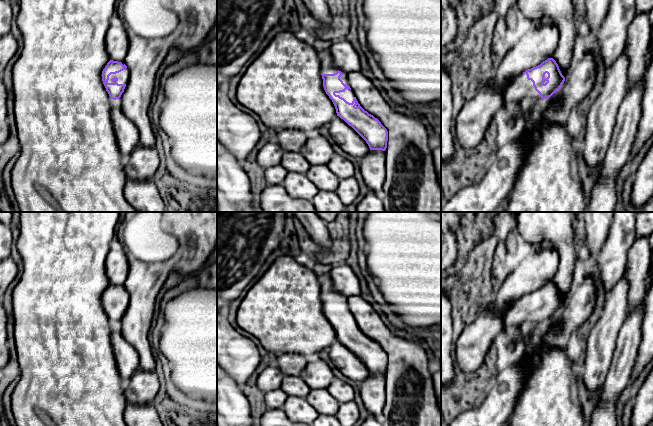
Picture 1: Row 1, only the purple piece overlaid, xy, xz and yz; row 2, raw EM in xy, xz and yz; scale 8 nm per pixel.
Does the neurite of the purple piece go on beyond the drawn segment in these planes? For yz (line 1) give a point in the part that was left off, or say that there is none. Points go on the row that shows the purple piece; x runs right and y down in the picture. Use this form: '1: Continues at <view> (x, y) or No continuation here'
1: Continues at yz (519, 89)

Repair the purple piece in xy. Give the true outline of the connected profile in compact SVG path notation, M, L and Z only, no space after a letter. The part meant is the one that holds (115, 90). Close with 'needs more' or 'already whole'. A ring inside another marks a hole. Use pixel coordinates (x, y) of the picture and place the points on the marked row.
M110 60L102 71L102 81L111 99L119 99L129 80L129 71L123 61Z; needs more

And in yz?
M548 58L540 65L514 76L503 88L504 106L513 108L517 104L551 97L565 81L558 64Z; needs more

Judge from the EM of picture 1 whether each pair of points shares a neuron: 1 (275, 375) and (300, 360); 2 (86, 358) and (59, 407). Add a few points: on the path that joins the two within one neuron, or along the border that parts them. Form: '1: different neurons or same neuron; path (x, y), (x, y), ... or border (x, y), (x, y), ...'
1: same neuron; path (281, 375), (285, 375), (294, 366)
2: same neuron; path (74, 370), (69, 375), (69, 395)

